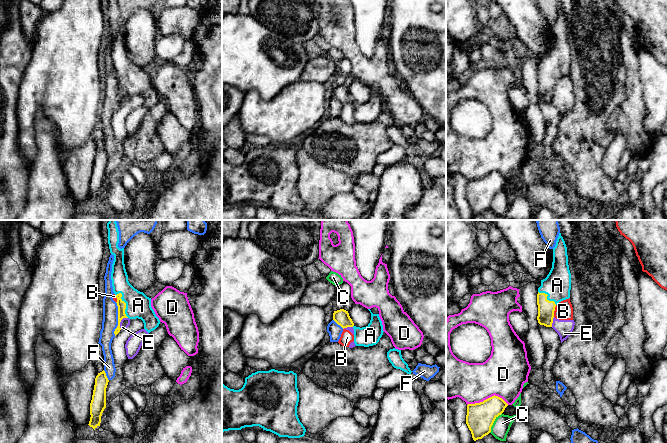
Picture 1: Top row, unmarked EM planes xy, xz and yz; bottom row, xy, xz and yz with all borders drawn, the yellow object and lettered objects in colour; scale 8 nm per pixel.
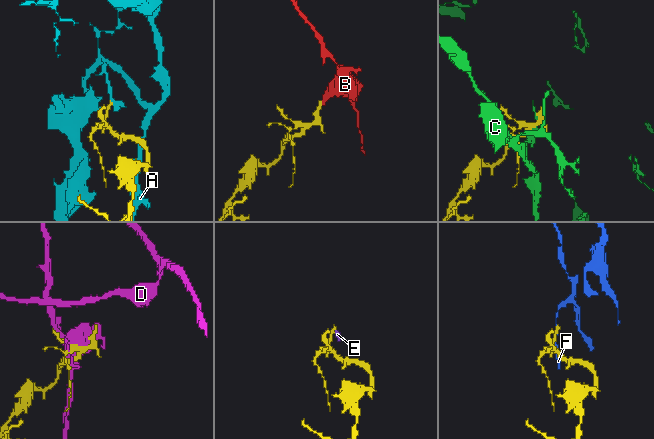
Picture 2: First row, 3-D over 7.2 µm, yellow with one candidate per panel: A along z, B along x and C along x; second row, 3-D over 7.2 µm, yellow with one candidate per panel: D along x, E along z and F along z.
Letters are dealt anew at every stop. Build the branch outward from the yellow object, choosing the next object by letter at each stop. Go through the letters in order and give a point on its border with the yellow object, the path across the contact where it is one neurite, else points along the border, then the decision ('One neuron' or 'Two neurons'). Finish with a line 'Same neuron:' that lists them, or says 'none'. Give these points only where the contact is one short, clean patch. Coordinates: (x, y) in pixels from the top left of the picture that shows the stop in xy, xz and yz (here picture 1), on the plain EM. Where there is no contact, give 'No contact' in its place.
A: Touches yellow at xy (125, 81). Path across: xy (121, 80), (125, 81), (138, 81). One neuron
B: Touches yellow at yz (553, 87). Boundary: yz (556, 81), (553, 92). Two neurons
C: Touches yellow at yz (493, 198). Two neurons
D: Touches yellow at yz (488, 174). Two neurons
E: Touches yellow at xy (120, 97). Boundary: xy (127, 93), (121, 96), (120, 105). Two neurons
F: Touches yellow at xy (118, 95). Two neurons
Same neuron: A

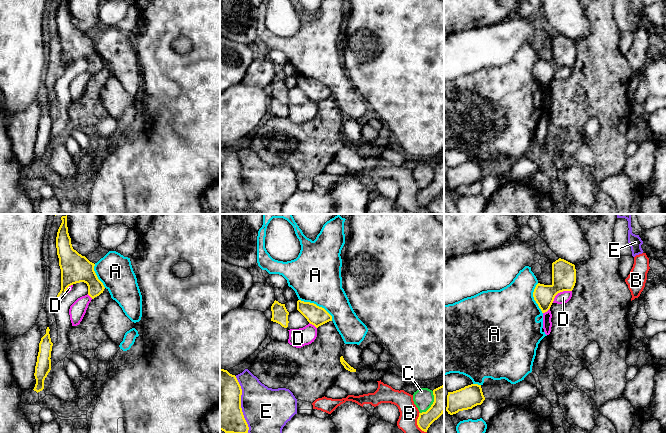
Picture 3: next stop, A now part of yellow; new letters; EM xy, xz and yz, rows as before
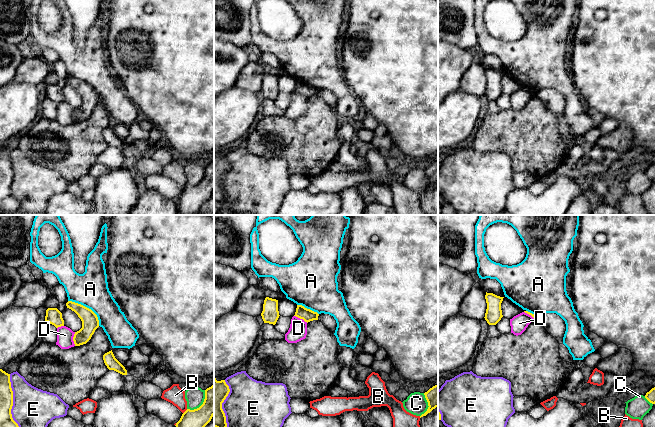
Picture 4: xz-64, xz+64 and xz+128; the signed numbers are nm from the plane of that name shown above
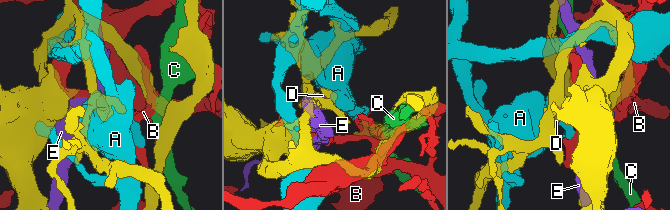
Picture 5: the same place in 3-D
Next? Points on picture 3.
A: Touches yellow at xz (316, 81). Two neurons
B: Touches yellow at xz (417, 199). Two neurons
C: Touches yellow at xz (432, 180). Two neurons
D: Touches yellow at yz (560, 67). Boundary: yz (571, 66), (560, 67), (552, 78). Two neurons
E: Touches yellow at xz (240, 180). Two neurons
Same neuron: none

